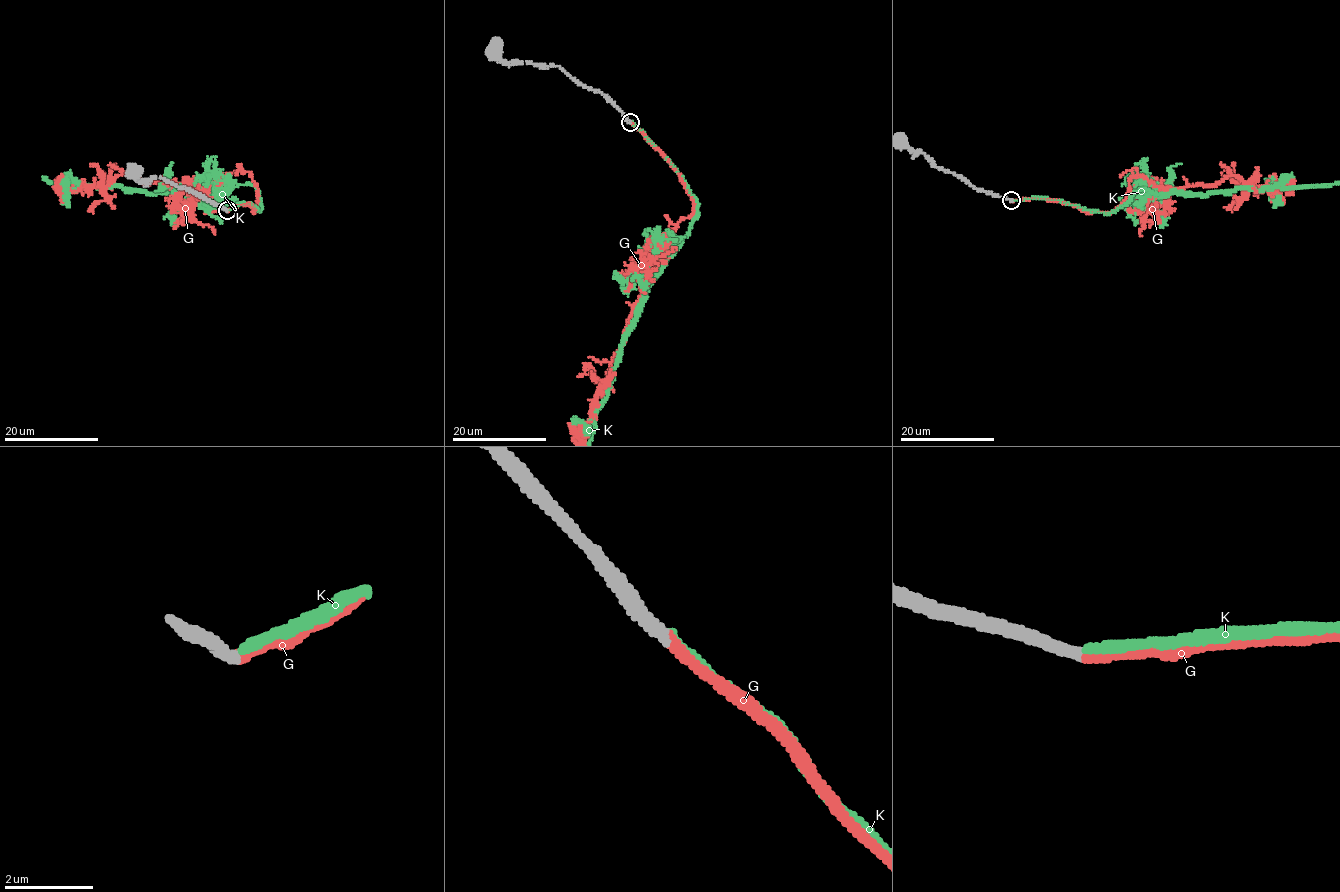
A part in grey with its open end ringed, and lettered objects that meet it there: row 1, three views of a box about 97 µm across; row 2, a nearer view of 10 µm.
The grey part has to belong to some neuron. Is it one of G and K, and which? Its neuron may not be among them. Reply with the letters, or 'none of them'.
G

